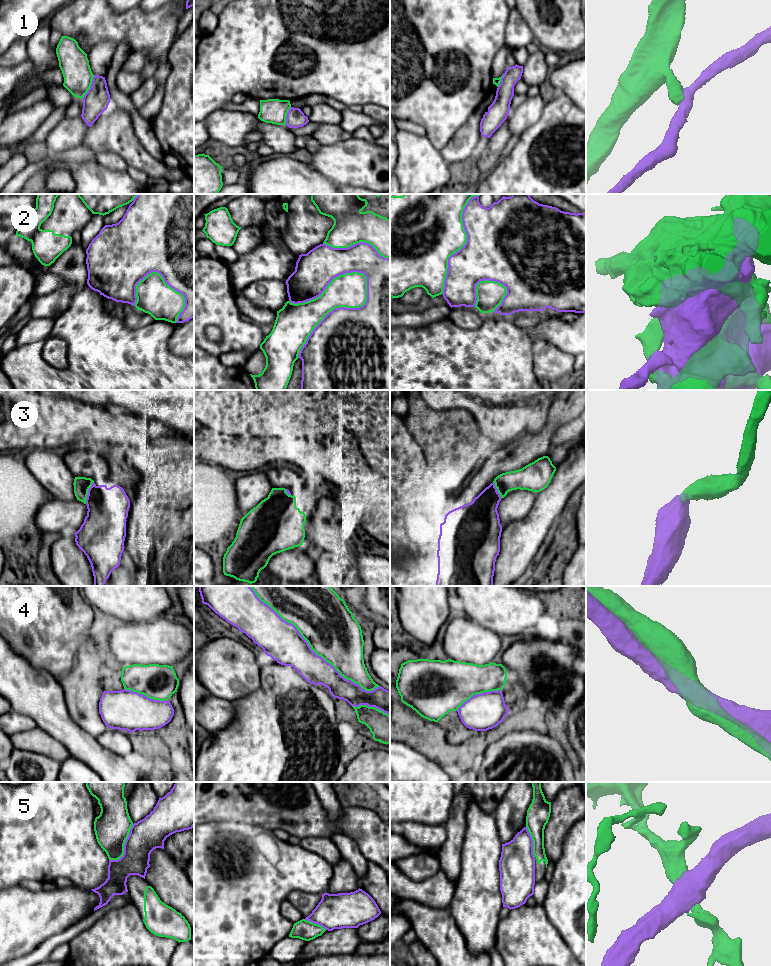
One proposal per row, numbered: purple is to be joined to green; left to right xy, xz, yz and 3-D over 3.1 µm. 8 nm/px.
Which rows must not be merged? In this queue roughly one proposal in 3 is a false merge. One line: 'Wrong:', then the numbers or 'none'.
Wrong: 1, 5

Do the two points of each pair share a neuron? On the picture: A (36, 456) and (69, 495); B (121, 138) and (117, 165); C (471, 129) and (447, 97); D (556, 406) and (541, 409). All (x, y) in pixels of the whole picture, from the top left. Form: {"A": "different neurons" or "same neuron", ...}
{"A": "same neuron", "B": "different neurons", "C": "different neurons", "D": "different neurons"}

